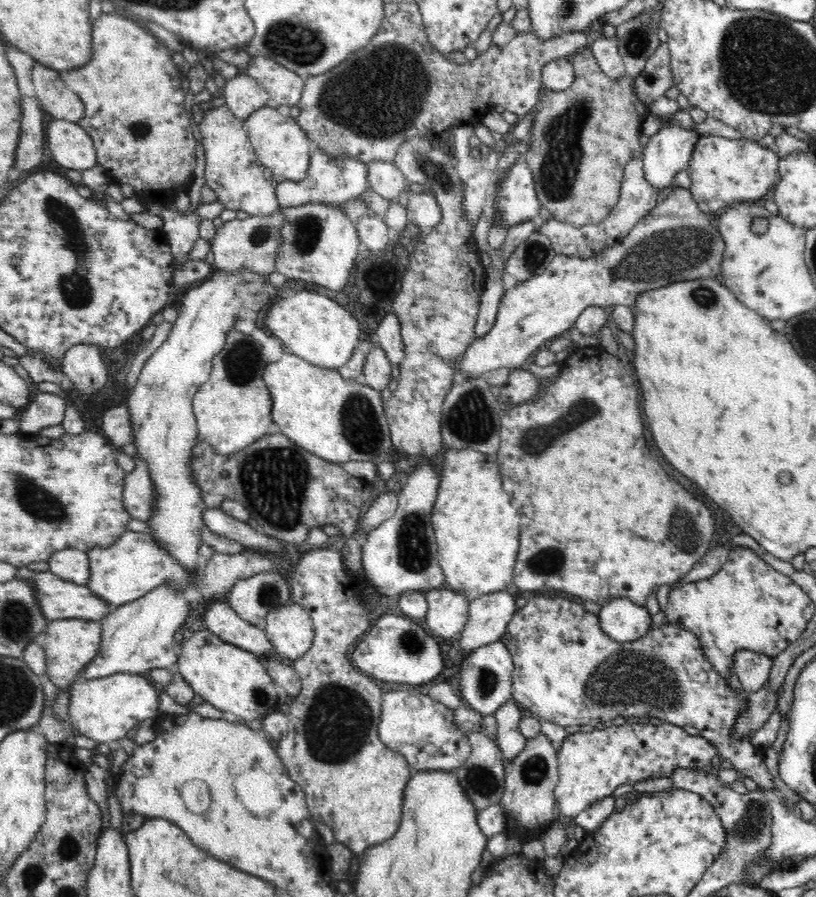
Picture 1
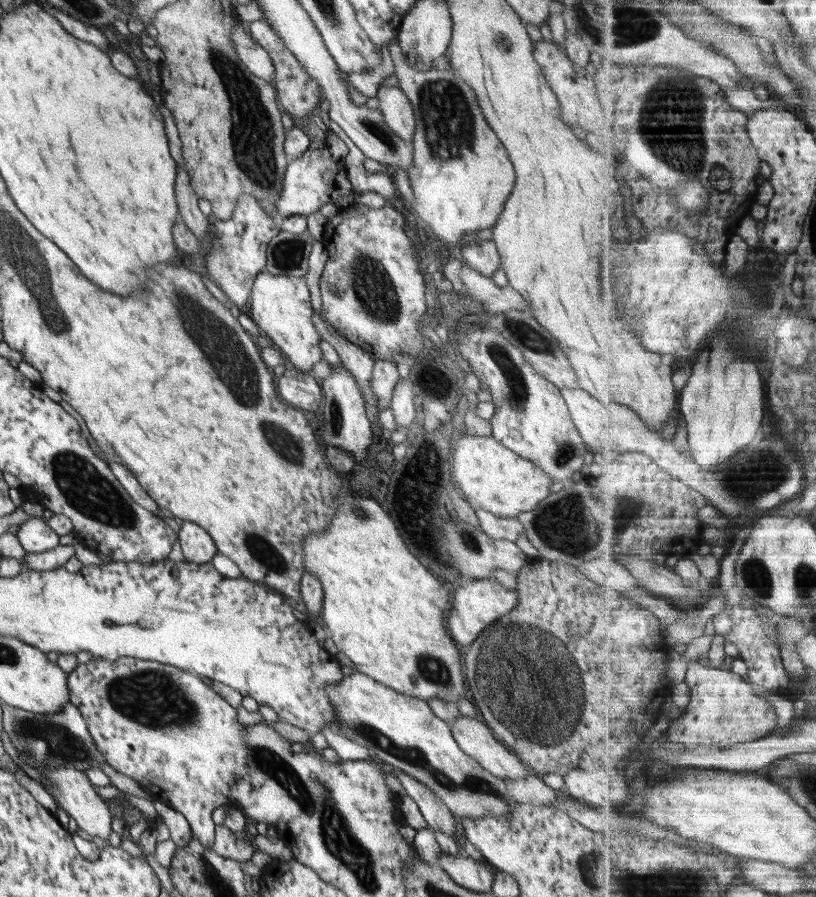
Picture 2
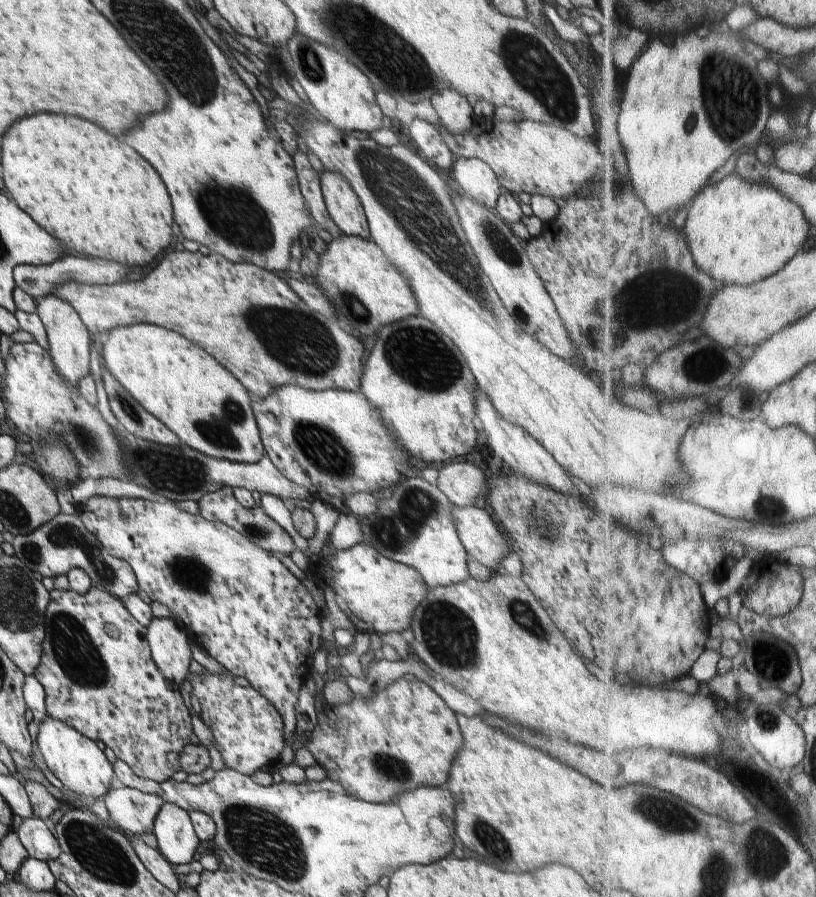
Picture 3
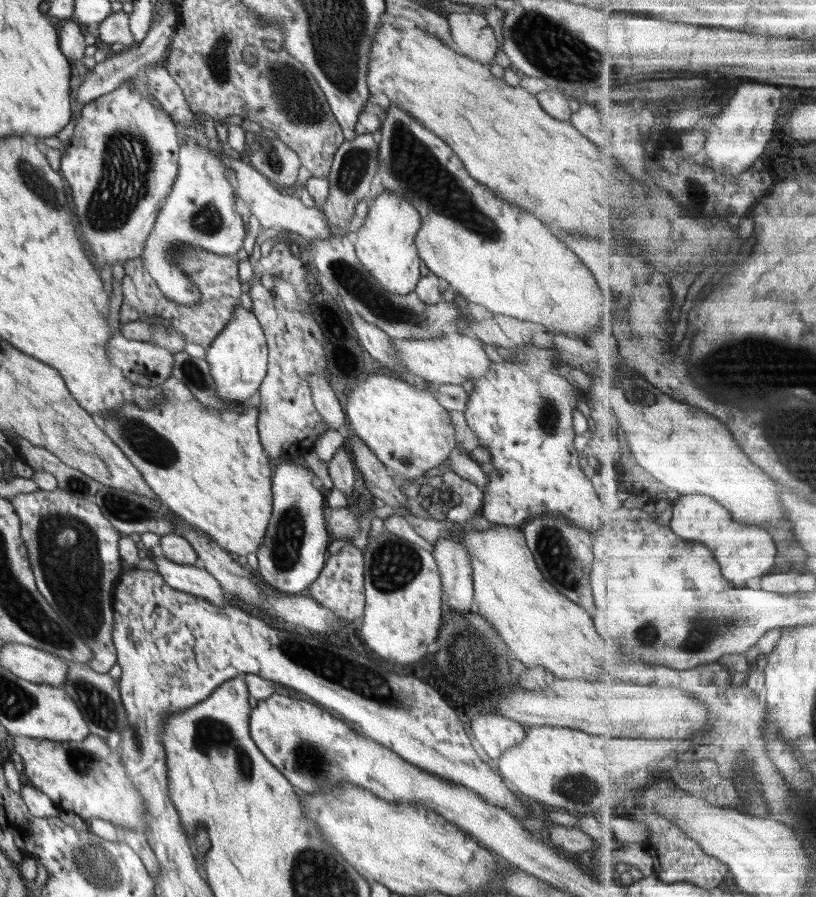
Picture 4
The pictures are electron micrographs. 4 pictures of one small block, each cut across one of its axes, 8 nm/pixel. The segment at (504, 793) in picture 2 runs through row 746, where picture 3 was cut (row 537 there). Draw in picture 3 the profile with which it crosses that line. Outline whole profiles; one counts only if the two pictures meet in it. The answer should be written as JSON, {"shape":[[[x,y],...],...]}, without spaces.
{"shape":[[[418,474],[409,475],[392,486],[392,498],[379,495],[378,510],[370,516],[359,517],[364,543],[371,544],[386,558],[415,568],[430,589],[447,587],[470,578],[468,553],[460,540],[453,502],[438,488]]]}

